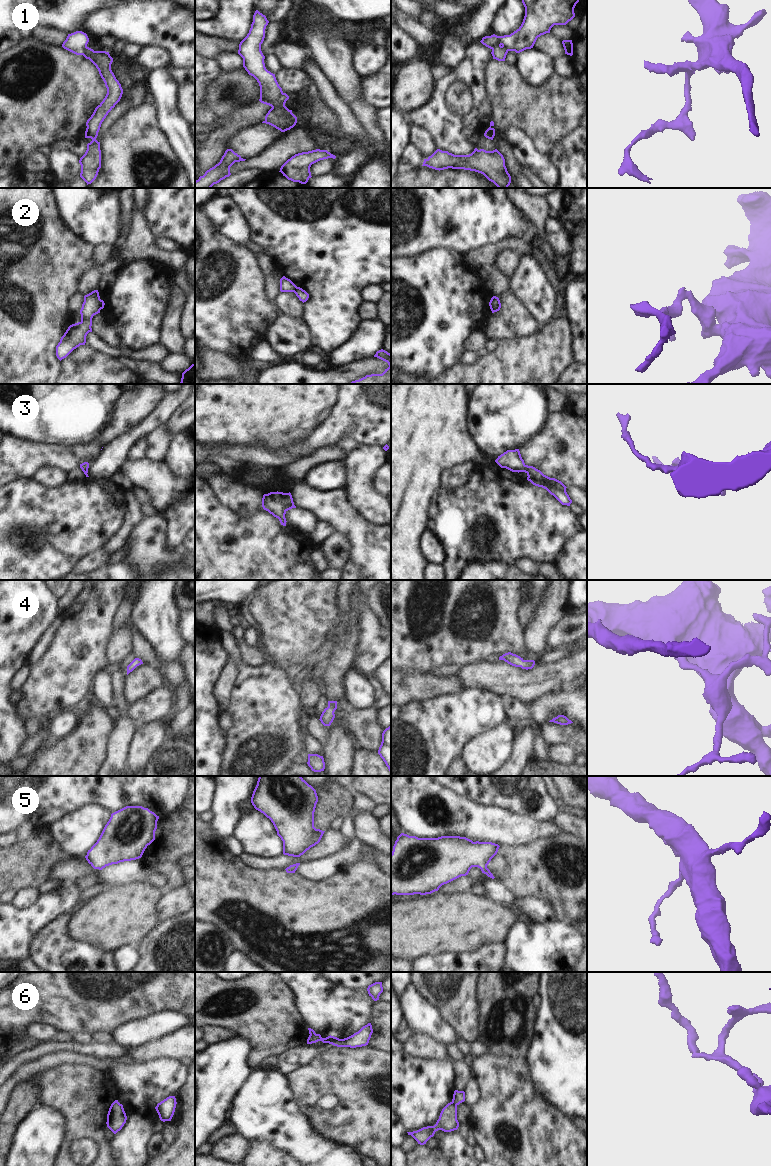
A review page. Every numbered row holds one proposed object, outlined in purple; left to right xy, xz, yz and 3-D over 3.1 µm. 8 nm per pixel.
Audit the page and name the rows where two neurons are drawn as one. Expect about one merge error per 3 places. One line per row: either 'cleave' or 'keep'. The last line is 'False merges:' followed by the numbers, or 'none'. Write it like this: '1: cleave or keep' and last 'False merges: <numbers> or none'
1: cleave
2: cleave
3: keep
4: keep
5: keep
6: cleave
False merges: 1, 2, 6

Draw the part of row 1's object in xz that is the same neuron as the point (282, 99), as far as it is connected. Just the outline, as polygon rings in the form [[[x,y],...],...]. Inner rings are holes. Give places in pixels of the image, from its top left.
[[[283,93],[273,101],[268,101],[264,99],[259,99],[259,101],[263,104],[273,107],[273,106],[285,106],[285,103],[288,99],[289,99],[289,96],[286,93]]]

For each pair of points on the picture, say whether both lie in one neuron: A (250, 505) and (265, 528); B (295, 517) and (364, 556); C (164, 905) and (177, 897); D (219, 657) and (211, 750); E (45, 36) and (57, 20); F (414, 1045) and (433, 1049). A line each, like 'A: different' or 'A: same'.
A: different
B: different
C: same
D: same
E: different
F: same

